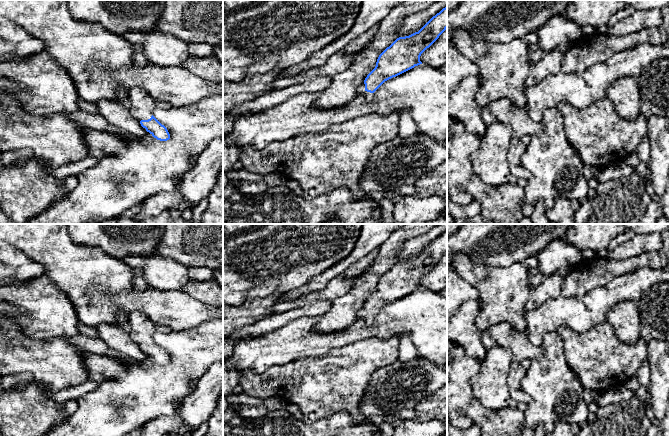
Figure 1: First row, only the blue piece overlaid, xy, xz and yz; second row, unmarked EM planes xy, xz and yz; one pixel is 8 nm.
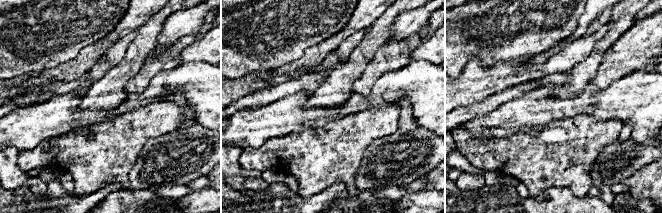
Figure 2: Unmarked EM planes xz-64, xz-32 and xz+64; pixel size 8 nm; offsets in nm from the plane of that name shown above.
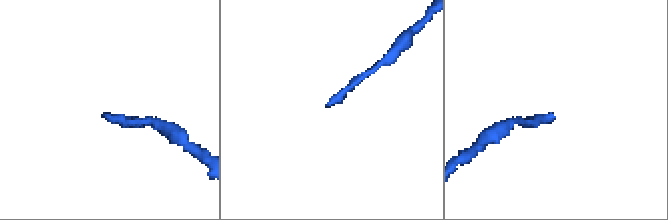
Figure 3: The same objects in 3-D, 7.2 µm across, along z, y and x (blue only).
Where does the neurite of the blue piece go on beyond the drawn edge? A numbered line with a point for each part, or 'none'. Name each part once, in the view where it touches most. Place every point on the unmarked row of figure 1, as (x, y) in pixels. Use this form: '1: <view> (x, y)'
1: xz (361, 313)

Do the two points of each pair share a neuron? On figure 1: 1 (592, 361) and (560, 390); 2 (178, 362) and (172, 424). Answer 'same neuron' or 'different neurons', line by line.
1: different neurons
2: different neurons

